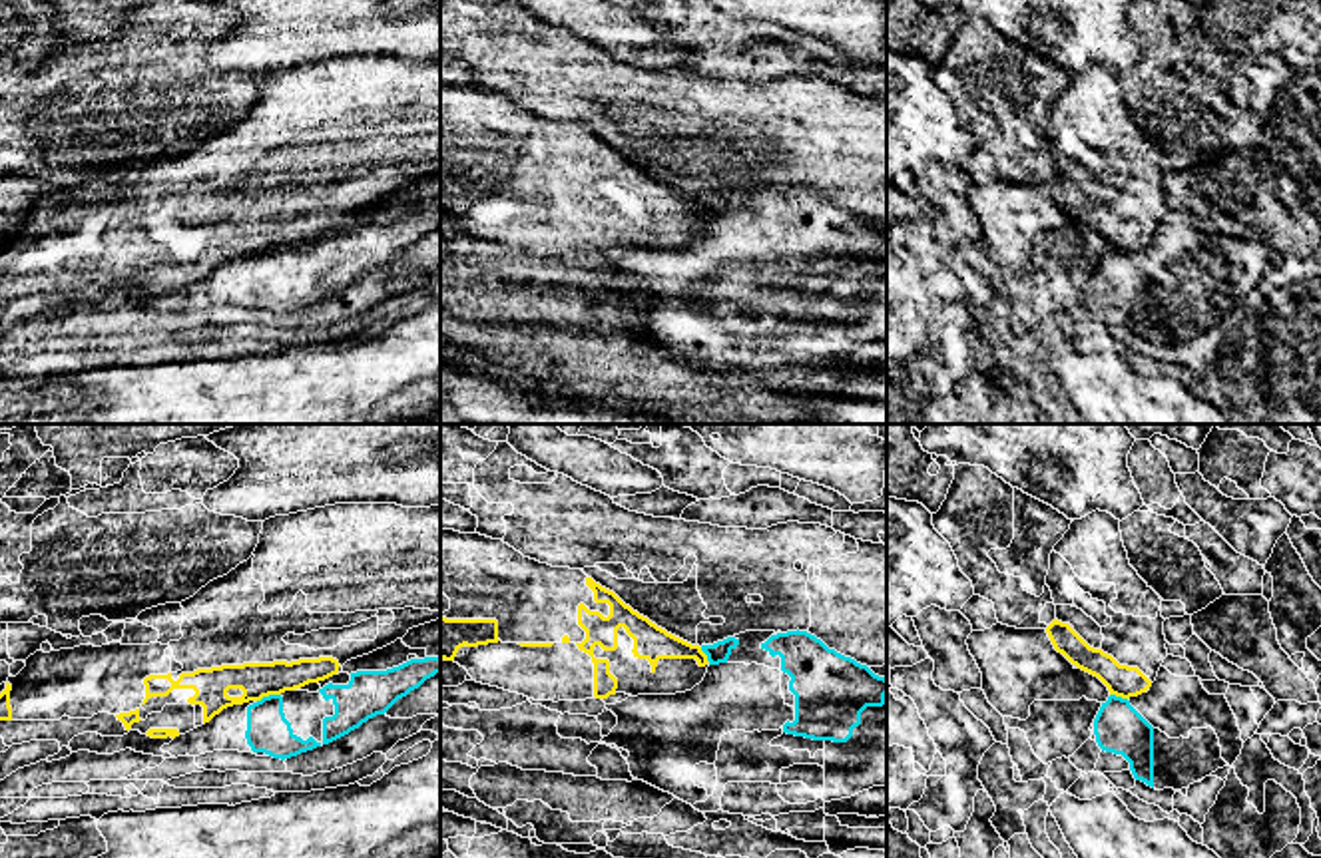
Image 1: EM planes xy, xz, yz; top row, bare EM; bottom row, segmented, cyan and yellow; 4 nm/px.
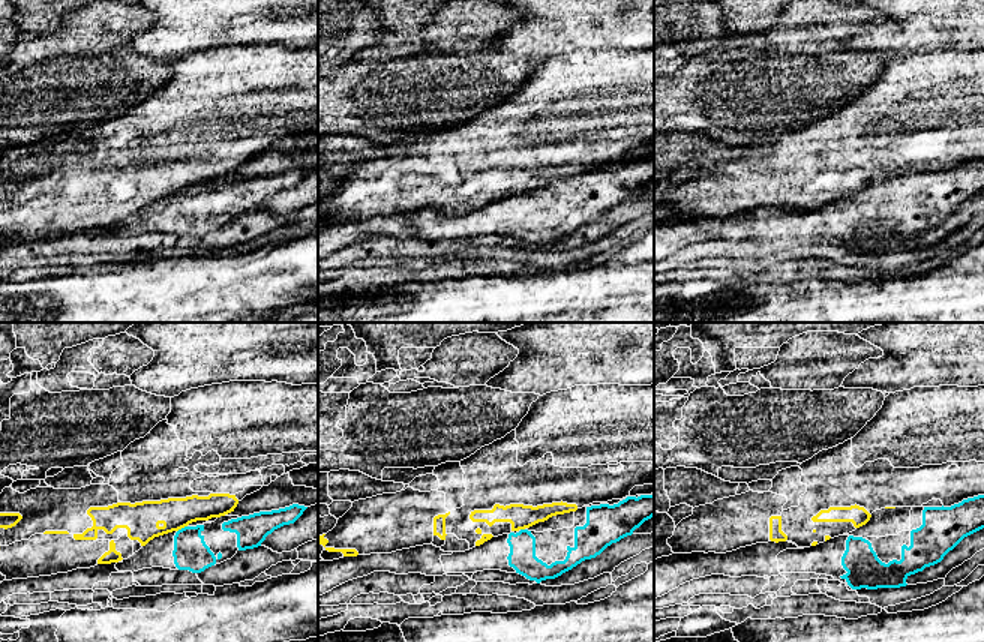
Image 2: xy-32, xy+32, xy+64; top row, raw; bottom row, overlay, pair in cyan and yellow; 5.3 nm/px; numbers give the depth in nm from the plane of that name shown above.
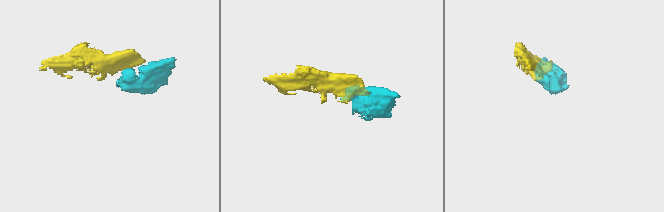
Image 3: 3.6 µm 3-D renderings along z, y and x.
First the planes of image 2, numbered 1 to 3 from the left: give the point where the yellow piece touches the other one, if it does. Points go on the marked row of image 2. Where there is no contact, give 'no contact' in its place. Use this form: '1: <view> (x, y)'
1: xy-32 (182, 528)
2: xy+32 (522, 530)
3: no contact

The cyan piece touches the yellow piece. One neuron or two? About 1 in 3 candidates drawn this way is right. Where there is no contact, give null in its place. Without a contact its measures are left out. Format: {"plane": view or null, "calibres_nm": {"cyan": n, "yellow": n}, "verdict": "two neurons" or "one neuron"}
{"plane": "xy", "calibres_nm": {"cyan": 180, "yellow": 140}, "verdict": "two neurons"}

